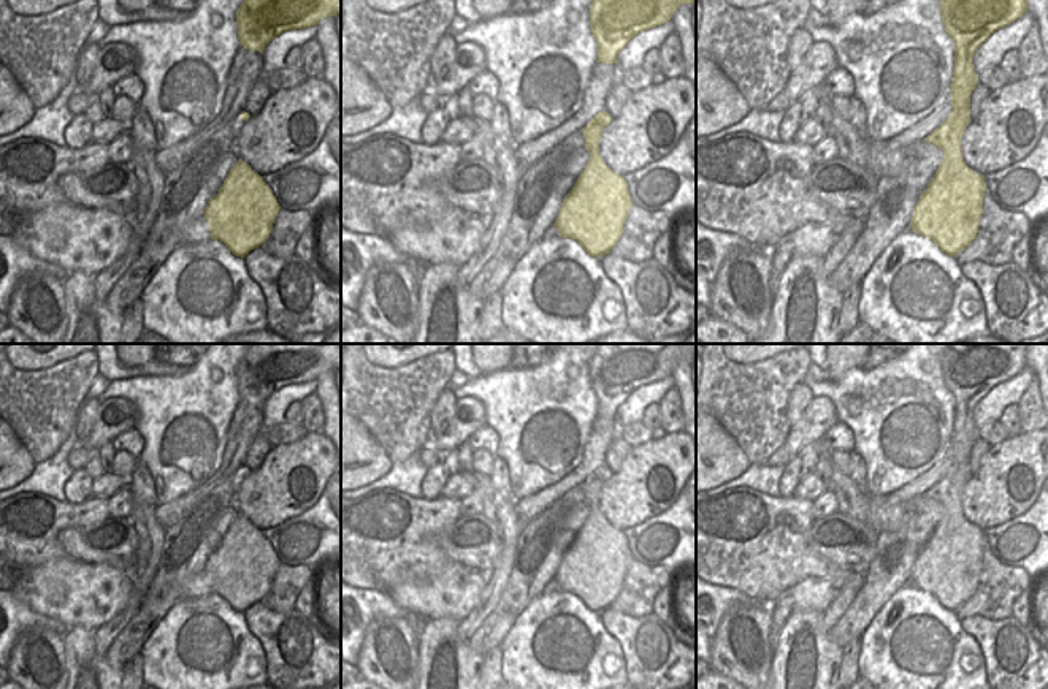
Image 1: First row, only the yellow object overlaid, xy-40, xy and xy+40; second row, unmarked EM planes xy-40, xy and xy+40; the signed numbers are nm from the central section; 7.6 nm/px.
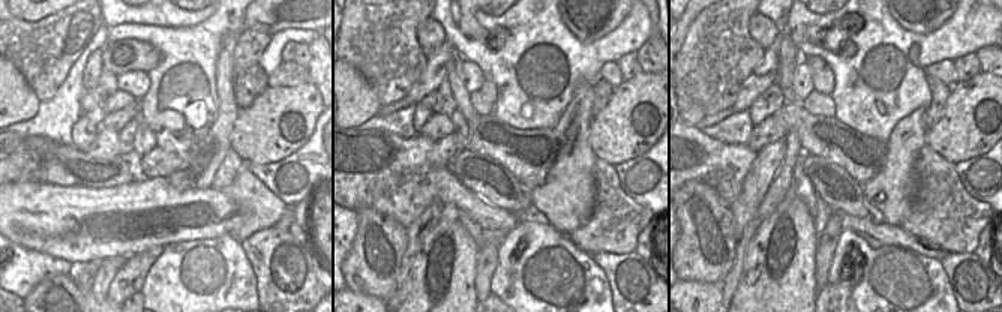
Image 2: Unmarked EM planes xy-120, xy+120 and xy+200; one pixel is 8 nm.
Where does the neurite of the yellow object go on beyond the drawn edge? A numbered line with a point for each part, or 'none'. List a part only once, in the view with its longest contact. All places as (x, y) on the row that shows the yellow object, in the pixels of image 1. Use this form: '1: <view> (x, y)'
none

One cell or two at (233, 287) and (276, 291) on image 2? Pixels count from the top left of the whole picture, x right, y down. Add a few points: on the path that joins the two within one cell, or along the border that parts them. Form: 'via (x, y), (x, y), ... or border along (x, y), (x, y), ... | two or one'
border along (246, 255), (255, 276), (258, 296) | two

